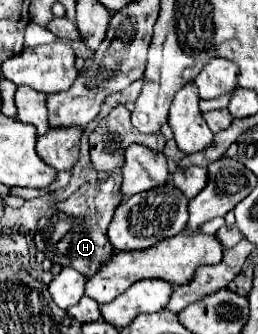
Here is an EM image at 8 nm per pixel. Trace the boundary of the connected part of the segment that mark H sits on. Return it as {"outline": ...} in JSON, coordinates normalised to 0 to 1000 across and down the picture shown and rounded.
{"outline":[[[399,545],[314,557],[283,587],[267,587],[244,605],[221,605],[174,635],[174,647],[151,653],[136,695],[136,731],[151,754],[167,754],[198,784],[275,796],[306,808],[322,826],[353,826],[353,814],[384,808],[384,790],[415,778],[415,754],[430,754],[438,743],[415,713],[415,677],[461,605],[469,581],[453,545],[430,569],[407,569]]]}

